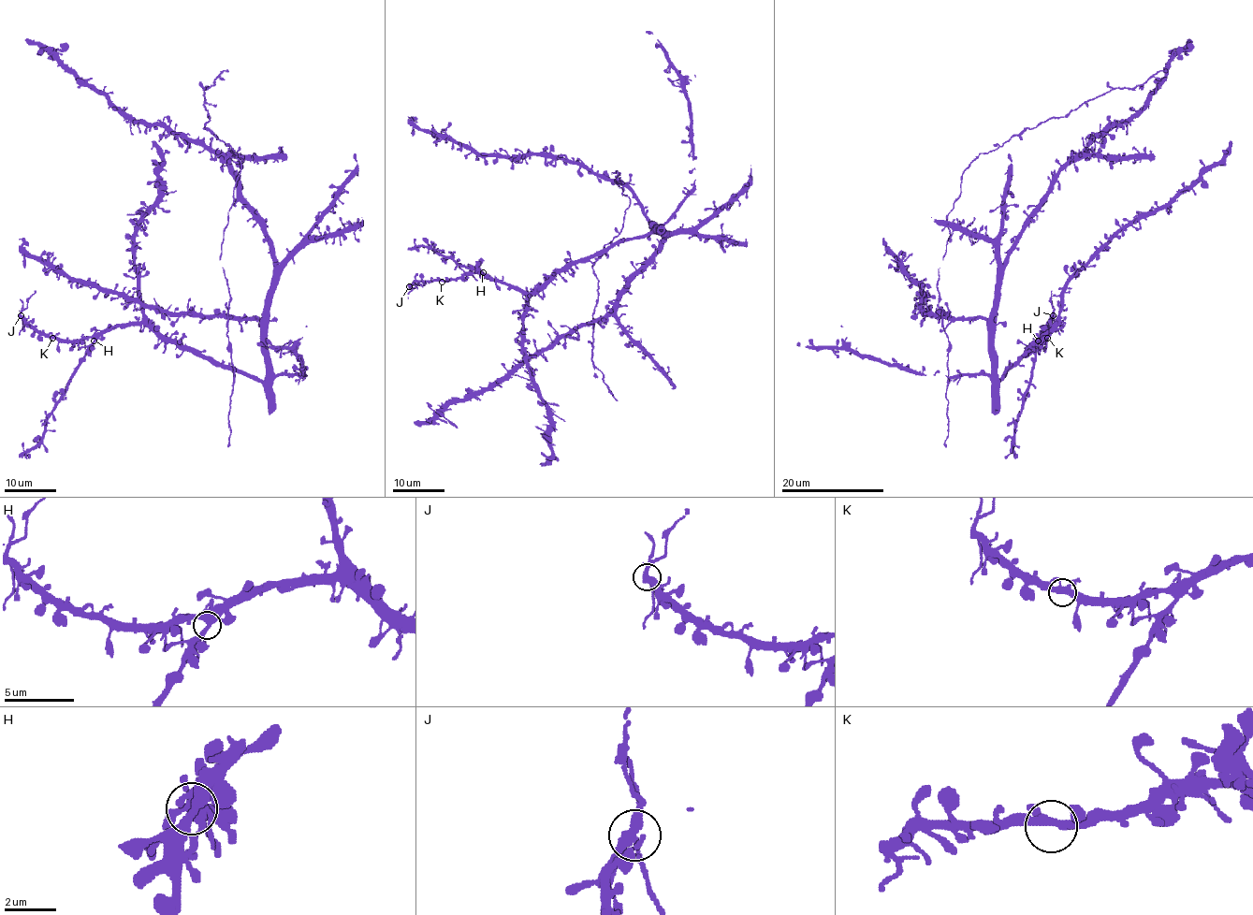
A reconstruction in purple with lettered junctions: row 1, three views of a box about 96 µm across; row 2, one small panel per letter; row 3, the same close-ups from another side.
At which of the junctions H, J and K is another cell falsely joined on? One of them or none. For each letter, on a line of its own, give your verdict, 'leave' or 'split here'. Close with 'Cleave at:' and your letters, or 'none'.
H: leave
J: split here
K: leave
Cleave at: J

